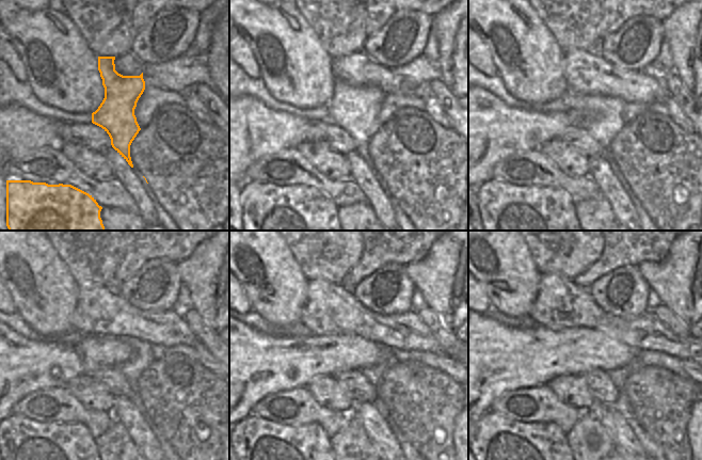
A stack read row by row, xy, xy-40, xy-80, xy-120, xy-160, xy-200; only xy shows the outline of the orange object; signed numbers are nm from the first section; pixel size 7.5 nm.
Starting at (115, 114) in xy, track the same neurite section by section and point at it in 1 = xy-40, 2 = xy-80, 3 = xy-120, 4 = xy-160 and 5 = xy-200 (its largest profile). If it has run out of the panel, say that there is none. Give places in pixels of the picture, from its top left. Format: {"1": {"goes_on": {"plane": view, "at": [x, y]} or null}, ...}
{"1": {"goes_on": {"plane": "xy-40", "at": [355, 109]}}, "2": {"goes_on": {"plane": "xy-80", "at": [604, 115]}}, "3": {"goes_on": {"plane": "xy-120", "at": [131, 369]}}, "4": {"goes_on": {"plane": "xy-160", "at": [373, 374]}}, "5": {"goes_on": {"plane": "xy-200", "at": [619, 376]}}}

